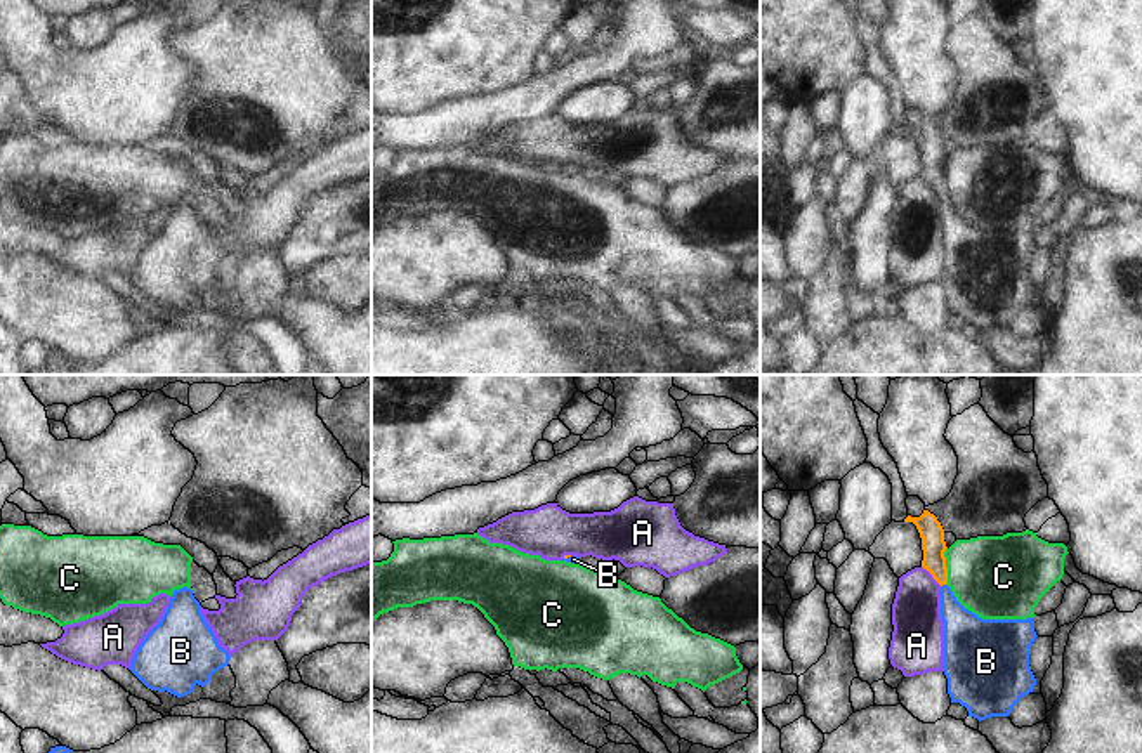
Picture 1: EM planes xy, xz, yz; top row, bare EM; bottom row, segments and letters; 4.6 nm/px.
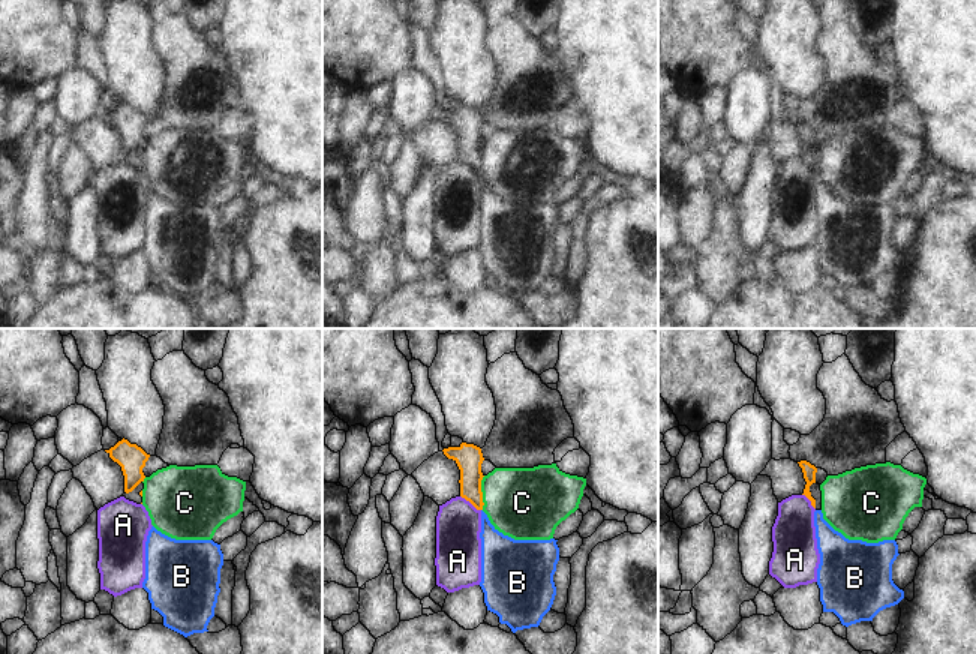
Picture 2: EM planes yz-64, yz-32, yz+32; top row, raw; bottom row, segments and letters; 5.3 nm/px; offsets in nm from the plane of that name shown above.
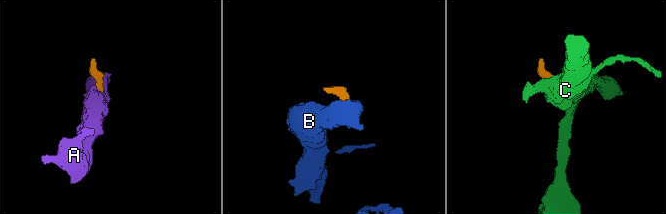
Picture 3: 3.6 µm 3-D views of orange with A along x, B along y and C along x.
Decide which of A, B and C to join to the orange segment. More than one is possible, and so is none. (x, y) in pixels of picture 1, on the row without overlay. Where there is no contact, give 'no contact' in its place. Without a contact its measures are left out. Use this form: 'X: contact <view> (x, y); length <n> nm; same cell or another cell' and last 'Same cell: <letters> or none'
A: contact yz (932, 188); length 130 nm; another cell
B: contact yz (943, 195); length 40 nm; same cell
C: contact yz (945, 177); length 180 nm; another cell
Same cell: B

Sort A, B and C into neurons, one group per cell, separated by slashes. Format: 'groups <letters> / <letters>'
groups A / B / C

